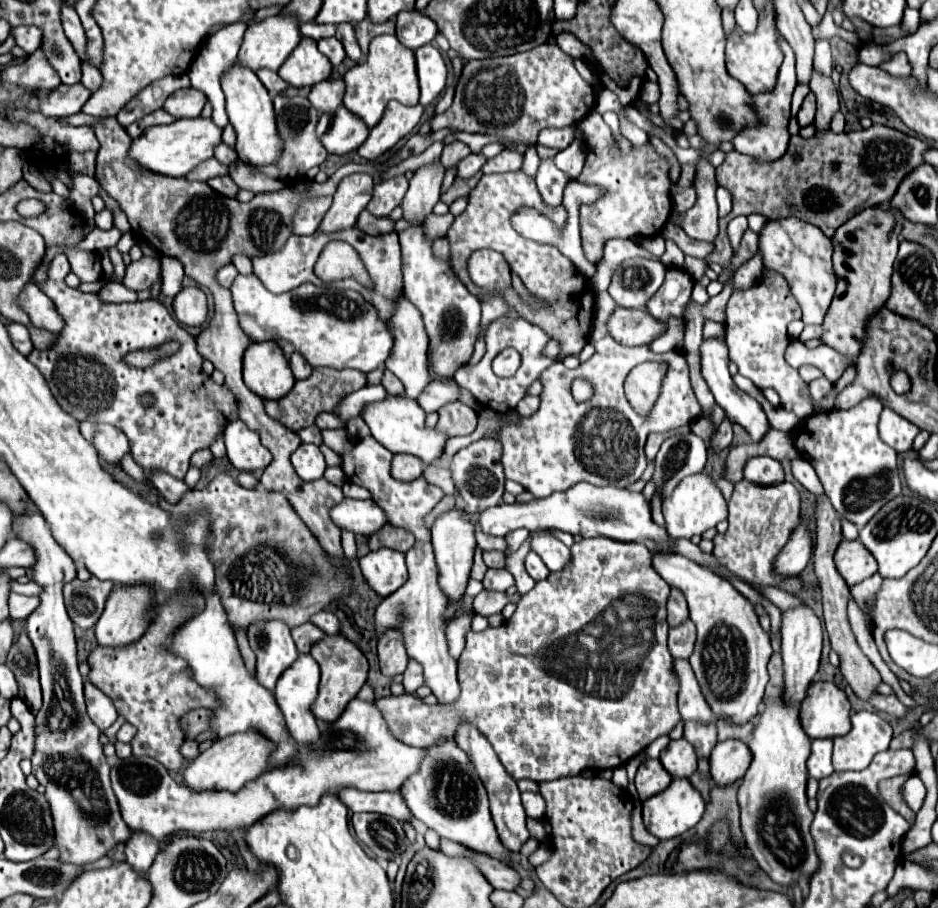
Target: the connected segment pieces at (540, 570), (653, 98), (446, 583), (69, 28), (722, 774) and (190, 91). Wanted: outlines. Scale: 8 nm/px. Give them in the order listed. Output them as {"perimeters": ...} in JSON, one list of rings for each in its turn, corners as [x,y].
{"perimeters":[[[[528,552],[528,556],[526,556],[526,570],[528,570],[528,574],[534,580],[544,580],[550,574],[550,570],[546,568],[546,564],[540,560],[540,556],[536,552]]],[[[644,82],[642,92],[644,92],[644,102],[646,102],[648,106],[656,104],[658,98],[660,98],[660,88],[658,88],[656,82]]],[[[452,508],[444,514],[440,514],[432,528],[432,546],[434,546],[434,556],[436,556],[436,566],[438,566],[438,586],[448,598],[448,606],[444,612],[444,620],[452,620],[460,608],[462,608],[462,596],[468,586],[470,578],[470,568],[472,568],[472,556],[476,550],[476,540],[474,540],[474,526],[466,518],[466,512],[460,508]]],[[[62,2],[60,6],[60,20],[62,20],[62,26],[64,26],[64,32],[68,36],[68,40],[72,42],[74,50],[78,56],[82,56],[82,42],[84,42],[84,30],[82,30],[82,24],[80,24],[80,18],[76,14],[76,10]]],[[[740,740],[718,742],[710,754],[710,774],[718,786],[740,780],[750,766],[750,748]]],[[[184,88],[174,92],[168,100],[166,100],[166,110],[176,116],[176,118],[198,118],[204,104],[206,104],[206,94],[202,94],[196,88]]]]}

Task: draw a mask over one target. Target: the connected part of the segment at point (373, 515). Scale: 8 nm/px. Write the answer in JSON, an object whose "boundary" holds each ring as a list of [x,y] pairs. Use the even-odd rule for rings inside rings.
{"boundary":[[[344,498],[338,506],[330,512],[336,526],[346,528],[354,534],[372,536],[376,534],[384,524],[388,524],[386,512],[376,506],[372,500],[352,500]]]}

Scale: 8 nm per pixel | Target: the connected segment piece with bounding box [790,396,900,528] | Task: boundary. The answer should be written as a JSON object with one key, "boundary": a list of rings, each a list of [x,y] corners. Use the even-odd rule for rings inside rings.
{"boundary":[[[866,398],[850,410],[828,410],[824,414],[812,414],[798,422],[790,432],[796,450],[816,470],[818,480],[824,486],[836,512],[864,528],[866,522],[892,498],[900,494],[900,472],[896,452],[886,446],[878,436],[878,418],[882,412],[878,398]]]}

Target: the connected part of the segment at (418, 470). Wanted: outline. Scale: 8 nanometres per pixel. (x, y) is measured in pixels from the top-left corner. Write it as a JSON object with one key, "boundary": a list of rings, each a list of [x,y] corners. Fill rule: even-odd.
{"boundary":[[[398,454],[392,458],[392,476],[402,482],[412,482],[418,476],[422,476],[424,464],[418,462],[418,458],[410,458],[410,454]]]}

